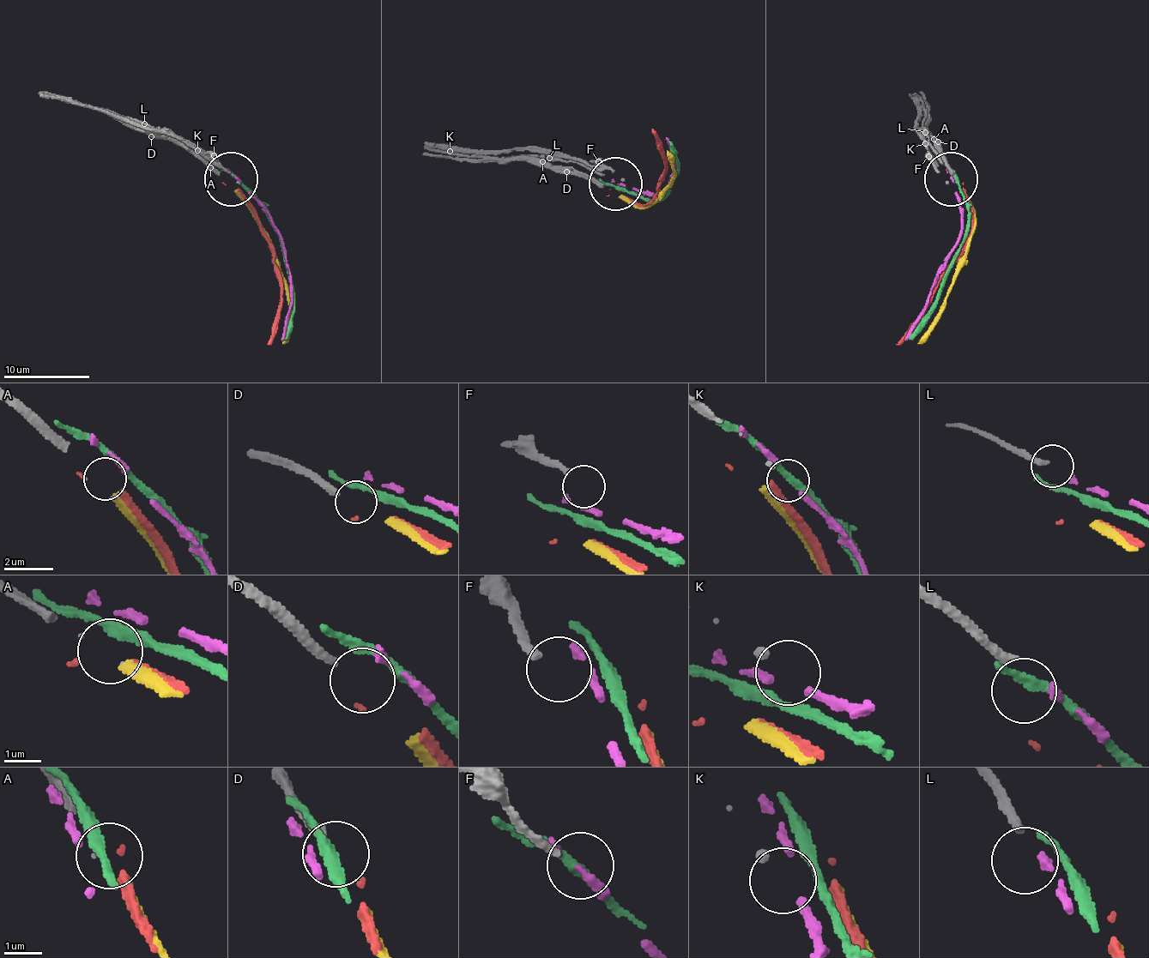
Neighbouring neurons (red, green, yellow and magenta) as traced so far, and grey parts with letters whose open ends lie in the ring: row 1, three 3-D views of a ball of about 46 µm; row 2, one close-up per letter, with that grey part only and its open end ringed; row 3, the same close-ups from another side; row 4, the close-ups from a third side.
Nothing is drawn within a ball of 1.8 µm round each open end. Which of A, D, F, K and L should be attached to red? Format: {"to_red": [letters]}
{"to_red": ["D"]}

